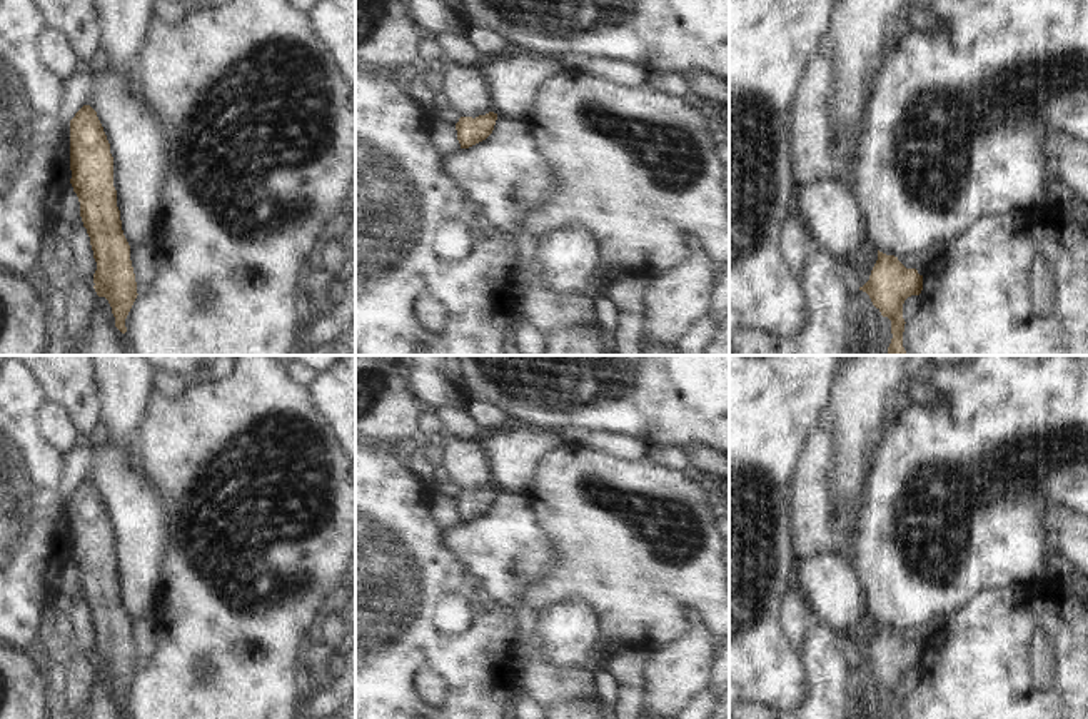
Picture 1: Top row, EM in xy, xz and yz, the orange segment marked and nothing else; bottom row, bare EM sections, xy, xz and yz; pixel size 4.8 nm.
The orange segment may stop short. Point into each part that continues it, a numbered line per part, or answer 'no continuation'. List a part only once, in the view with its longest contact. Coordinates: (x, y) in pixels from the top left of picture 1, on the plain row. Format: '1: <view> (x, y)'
no continuation

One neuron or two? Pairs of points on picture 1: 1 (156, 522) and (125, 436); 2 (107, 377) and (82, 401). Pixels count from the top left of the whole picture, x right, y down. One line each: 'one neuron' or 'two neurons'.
1: two neurons
2: two neurons

